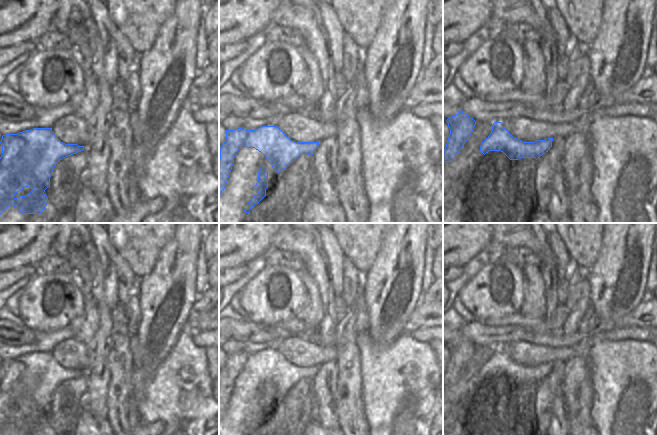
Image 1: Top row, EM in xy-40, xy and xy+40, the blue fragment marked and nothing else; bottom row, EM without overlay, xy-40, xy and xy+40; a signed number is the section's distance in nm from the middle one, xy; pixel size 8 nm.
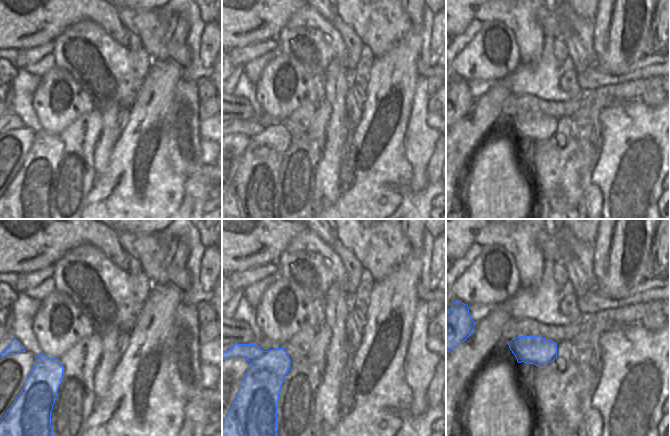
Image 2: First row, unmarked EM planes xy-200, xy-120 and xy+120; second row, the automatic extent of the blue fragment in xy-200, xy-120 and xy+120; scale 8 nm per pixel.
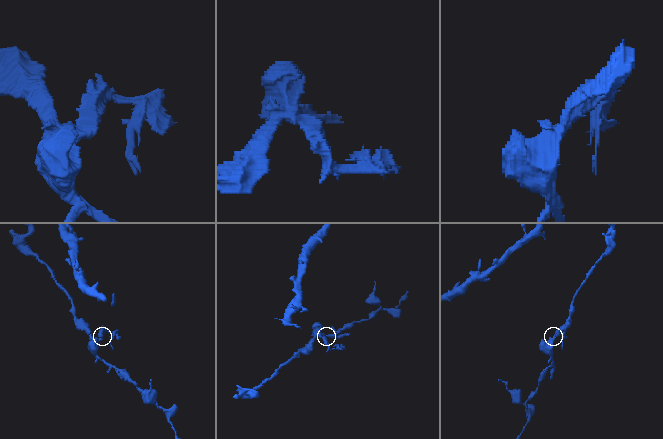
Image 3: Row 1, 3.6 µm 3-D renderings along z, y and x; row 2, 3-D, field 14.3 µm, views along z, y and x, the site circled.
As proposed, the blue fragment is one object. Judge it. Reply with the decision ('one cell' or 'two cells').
two cells

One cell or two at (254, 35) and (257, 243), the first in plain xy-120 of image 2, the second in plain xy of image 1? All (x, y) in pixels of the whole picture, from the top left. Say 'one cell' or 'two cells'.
one cell

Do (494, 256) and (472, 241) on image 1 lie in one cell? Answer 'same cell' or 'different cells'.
different cells

